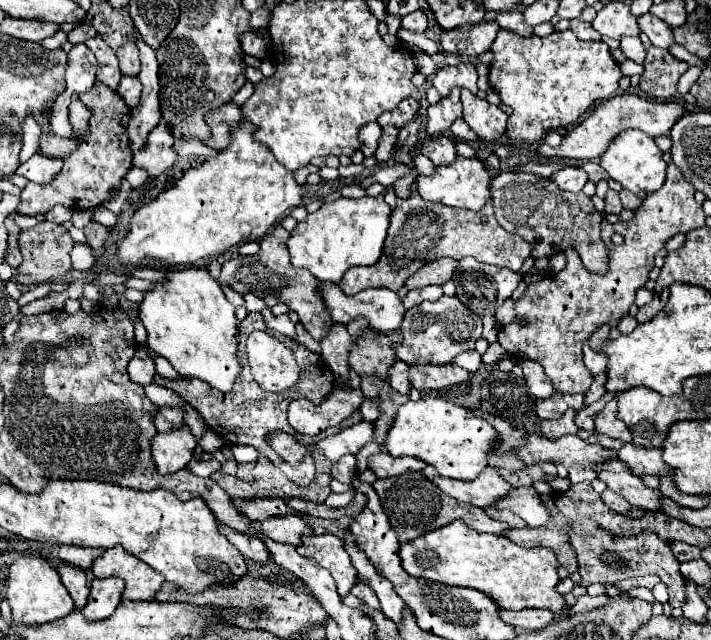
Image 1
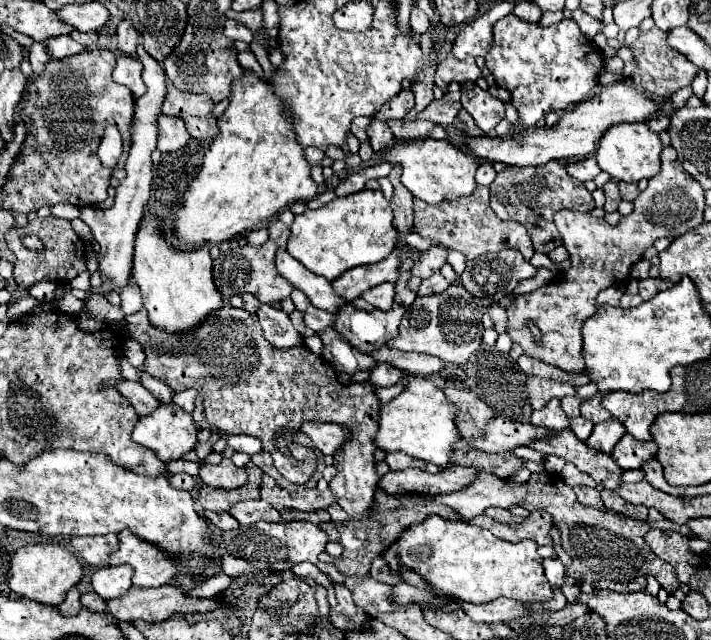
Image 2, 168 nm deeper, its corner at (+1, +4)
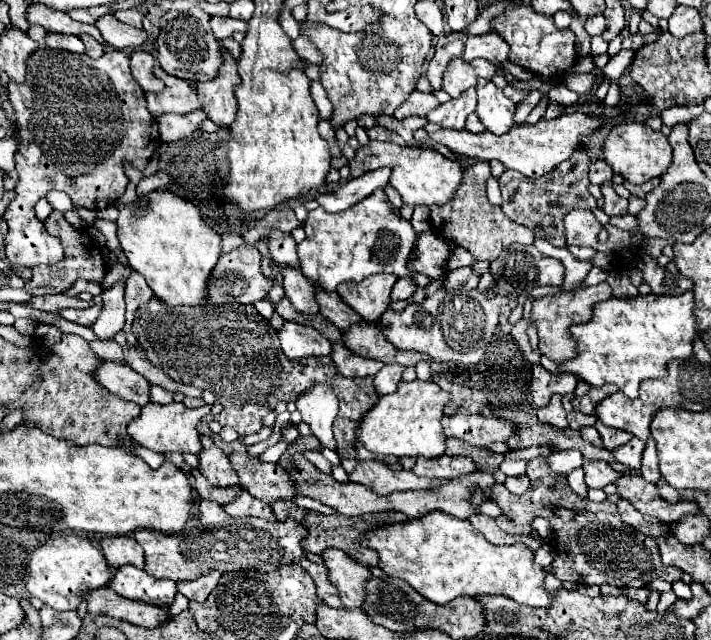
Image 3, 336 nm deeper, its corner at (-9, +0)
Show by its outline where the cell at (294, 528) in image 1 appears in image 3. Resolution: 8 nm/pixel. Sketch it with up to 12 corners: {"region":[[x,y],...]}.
{"region":[[246,491],[224,511],[232,517],[262,517],[276,521],[272,507]]}

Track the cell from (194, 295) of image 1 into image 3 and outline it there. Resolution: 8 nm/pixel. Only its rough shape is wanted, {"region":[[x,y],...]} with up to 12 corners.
{"region":[[152,191],[118,239],[162,305],[206,305],[222,255],[190,201]]}

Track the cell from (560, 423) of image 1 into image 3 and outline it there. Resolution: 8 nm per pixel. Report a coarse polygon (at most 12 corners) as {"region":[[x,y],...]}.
{"region":[[554,395],[538,419],[564,431],[568,429],[562,397]]}

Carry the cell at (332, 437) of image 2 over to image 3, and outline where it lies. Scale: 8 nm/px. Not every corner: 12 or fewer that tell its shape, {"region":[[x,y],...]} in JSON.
{"region":[[328,385],[302,393],[296,407],[322,447],[334,449],[338,403]]}

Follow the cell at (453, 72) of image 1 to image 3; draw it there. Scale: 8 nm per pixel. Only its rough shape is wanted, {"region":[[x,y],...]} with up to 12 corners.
{"region":[[452,59],[442,89],[450,97],[476,87],[472,65]]}

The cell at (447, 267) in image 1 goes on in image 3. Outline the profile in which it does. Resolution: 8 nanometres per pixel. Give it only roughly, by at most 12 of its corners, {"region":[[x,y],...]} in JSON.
{"region":[[432,231],[418,235],[412,269],[430,279],[444,275],[452,249]]}

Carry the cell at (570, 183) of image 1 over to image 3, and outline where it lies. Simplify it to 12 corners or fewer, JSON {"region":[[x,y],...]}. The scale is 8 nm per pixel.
{"region":[[606,161],[590,163],[590,183],[604,185],[614,171]]}

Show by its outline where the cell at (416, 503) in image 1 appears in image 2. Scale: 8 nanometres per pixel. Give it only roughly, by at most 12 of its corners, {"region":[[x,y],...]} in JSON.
{"region":[[374,493],[366,519],[318,523],[344,547],[338,571],[370,573],[412,523],[428,515],[460,519],[452,509],[416,495]]}

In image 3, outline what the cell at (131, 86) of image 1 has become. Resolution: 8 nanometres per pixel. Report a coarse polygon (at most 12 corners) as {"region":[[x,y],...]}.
{"region":[[148,51],[130,55],[130,71],[144,93],[162,91]]}

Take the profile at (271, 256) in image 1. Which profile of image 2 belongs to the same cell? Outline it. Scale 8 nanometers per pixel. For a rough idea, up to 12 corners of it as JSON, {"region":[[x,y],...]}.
{"region":[[272,221],[264,245],[236,247],[214,259],[224,299],[252,293],[260,303],[290,297],[274,253],[290,229]]}

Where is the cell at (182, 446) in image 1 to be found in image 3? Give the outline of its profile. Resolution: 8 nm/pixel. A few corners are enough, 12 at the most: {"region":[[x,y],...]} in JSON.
{"region":[[148,403],[128,425],[156,453],[200,453],[204,409]]}

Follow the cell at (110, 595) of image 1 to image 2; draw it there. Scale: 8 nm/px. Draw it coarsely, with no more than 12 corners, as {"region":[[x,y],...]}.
{"region":[[130,565],[102,567],[92,587],[102,599],[124,595],[132,581]]}

